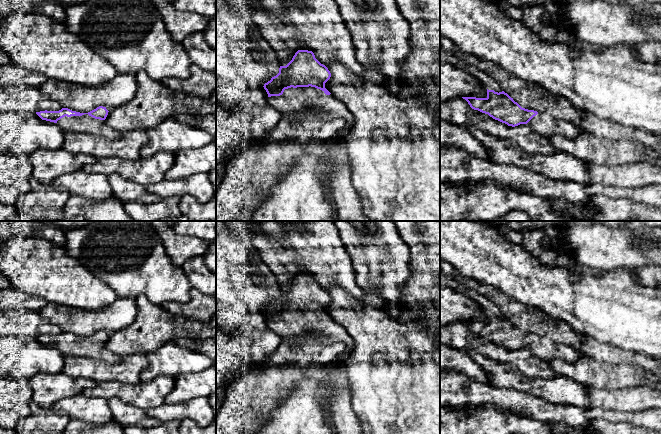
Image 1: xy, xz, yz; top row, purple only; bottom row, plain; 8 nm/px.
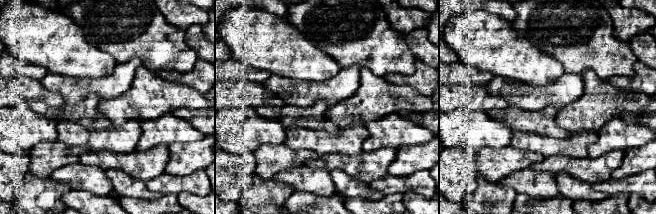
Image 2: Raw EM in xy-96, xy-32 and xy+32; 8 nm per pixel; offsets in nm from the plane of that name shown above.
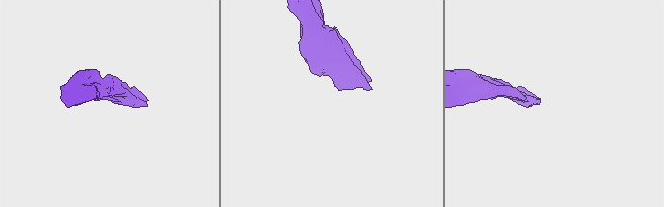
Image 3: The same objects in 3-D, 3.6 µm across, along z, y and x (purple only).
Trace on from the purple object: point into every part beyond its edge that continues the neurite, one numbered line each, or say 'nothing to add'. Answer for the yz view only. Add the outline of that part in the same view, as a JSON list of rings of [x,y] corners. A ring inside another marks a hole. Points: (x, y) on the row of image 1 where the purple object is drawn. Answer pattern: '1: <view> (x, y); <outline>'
1: yz (543, 124); [[[538,112],[526,125],[545,138],[554,135],[575,138],[579,135],[579,129],[576,126],[564,120],[554,119],[546,113]]]

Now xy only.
1: xy (86, 124); [[[88,114],[82,116],[63,117],[56,123],[64,132],[77,132],[96,136],[103,136],[115,140],[120,134],[109,127],[105,120],[95,119]]]

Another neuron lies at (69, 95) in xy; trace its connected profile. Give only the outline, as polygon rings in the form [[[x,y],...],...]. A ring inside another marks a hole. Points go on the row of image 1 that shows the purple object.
[[[117,74],[105,85],[91,88],[48,78],[40,90],[46,98],[58,101],[62,108],[68,108],[72,111],[88,113],[99,106],[112,111],[133,99],[137,91],[136,74]]]

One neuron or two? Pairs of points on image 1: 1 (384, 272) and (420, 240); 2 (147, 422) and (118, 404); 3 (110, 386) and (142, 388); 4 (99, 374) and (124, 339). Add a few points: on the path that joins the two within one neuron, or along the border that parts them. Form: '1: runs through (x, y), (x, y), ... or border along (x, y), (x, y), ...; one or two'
1: border along (396, 231), (409, 249), (409, 274); two
2: runs through (140, 419), (130, 416), (125, 411); one
3: runs through (118, 389), (134, 389); one
4: border along (143, 354), (130, 354), (120, 358); two

